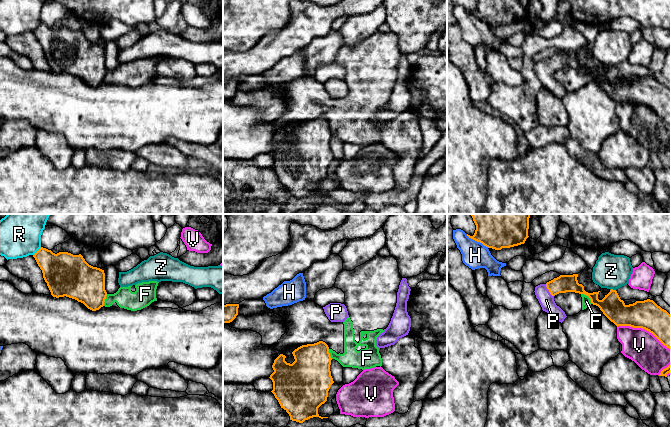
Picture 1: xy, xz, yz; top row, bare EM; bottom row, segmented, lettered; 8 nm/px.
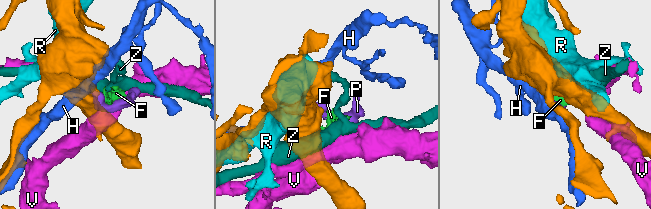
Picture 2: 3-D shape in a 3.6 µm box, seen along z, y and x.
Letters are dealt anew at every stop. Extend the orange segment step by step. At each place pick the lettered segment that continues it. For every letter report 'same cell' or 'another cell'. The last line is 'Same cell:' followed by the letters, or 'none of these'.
F: another cell
H: another cell
P: same cell
R: another cell
V: another cell
Z: another cell
Same cell: P

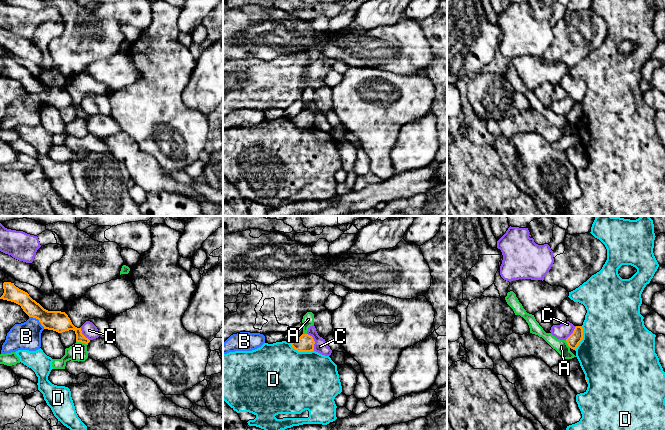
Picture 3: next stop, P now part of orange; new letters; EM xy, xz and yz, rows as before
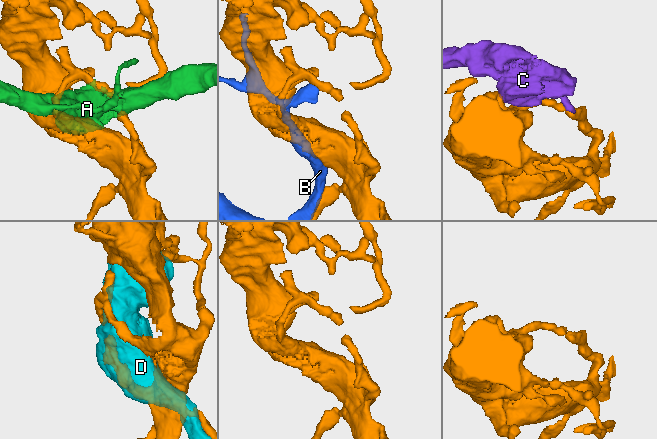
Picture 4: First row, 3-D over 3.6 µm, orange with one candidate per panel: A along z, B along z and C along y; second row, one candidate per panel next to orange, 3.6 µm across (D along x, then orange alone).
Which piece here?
A: another cell
B: another cell
C: another cell
D: another cell
Same cell: none of these

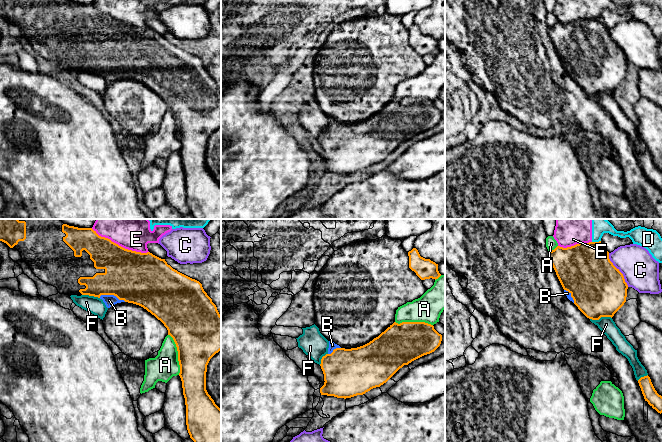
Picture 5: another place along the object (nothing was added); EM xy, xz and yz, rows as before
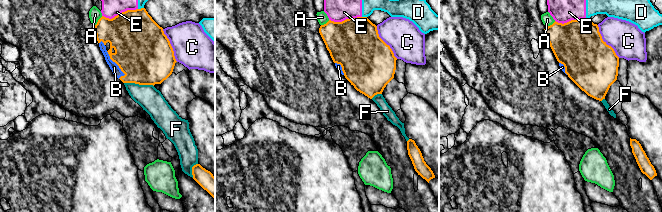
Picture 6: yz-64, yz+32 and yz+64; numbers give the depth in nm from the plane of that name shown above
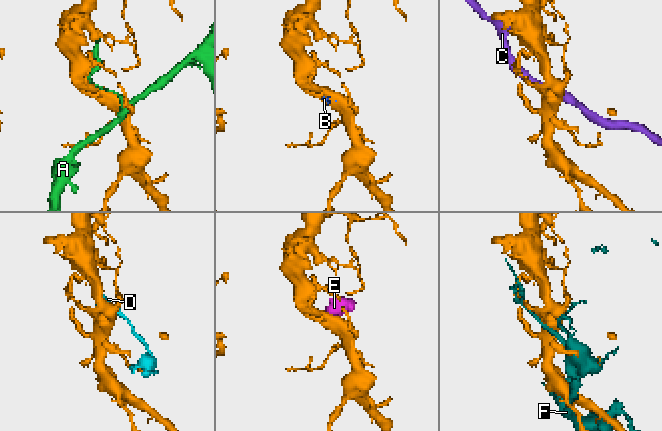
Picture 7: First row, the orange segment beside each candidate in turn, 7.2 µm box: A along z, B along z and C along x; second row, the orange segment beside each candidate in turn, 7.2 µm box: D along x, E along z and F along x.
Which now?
A: another cell
B: same cell
C: another cell
D: another cell
E: another cell
F: another cell
Same cell: B

